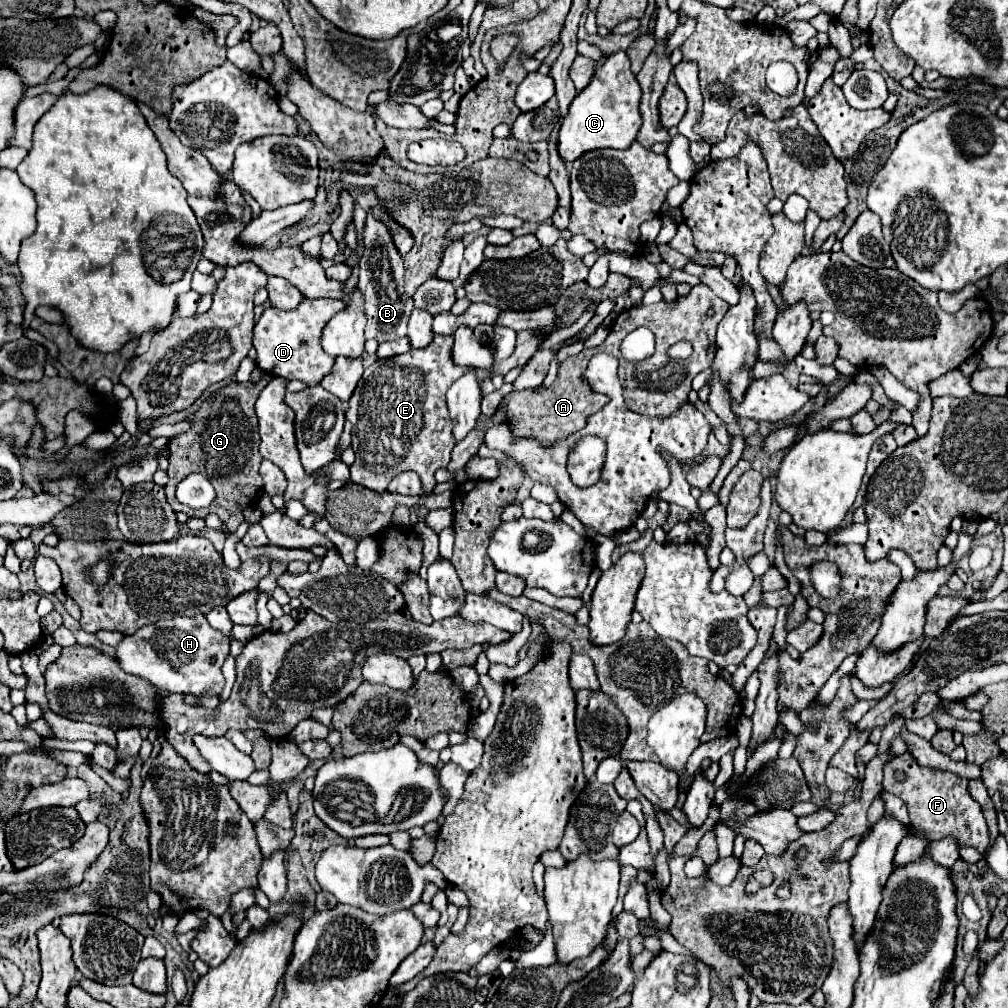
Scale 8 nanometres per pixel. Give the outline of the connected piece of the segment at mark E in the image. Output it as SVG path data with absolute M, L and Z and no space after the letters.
M434 336L430 346L422 350L410 350L402 356L376 360L368 366L350 398L350 408L346 412L346 420L352 422L352 450L356 452L356 462L350 466L350 480L374 492L384 492L390 478L404 470L418 472L426 494L430 494L436 486L434 472L438 468L446 468L450 462L450 452L454 448L454 438L448 424L446 412L446 390L452 386L456 378L468 372L468 366L456 366L452 362L452 336Z

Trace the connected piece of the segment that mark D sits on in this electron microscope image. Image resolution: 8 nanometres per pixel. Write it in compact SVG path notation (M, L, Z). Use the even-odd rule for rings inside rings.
M302 300L294 312L282 312L278 308L266 308L254 326L254 348L256 348L256 366L272 376L282 376L286 380L300 380L306 386L316 386L334 366L334 356L326 354L320 338L324 326L338 312L346 310L342 300Z

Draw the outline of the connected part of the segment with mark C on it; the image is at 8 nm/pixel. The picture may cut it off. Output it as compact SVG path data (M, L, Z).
M616 52L608 56L608 60L596 70L592 82L582 92L578 92L576 100L568 108L568 114L560 122L558 130L560 158L568 164L590 150L630 148L642 124L642 116L638 116L638 100L640 88L636 76L630 70L630 60L626 52Z

